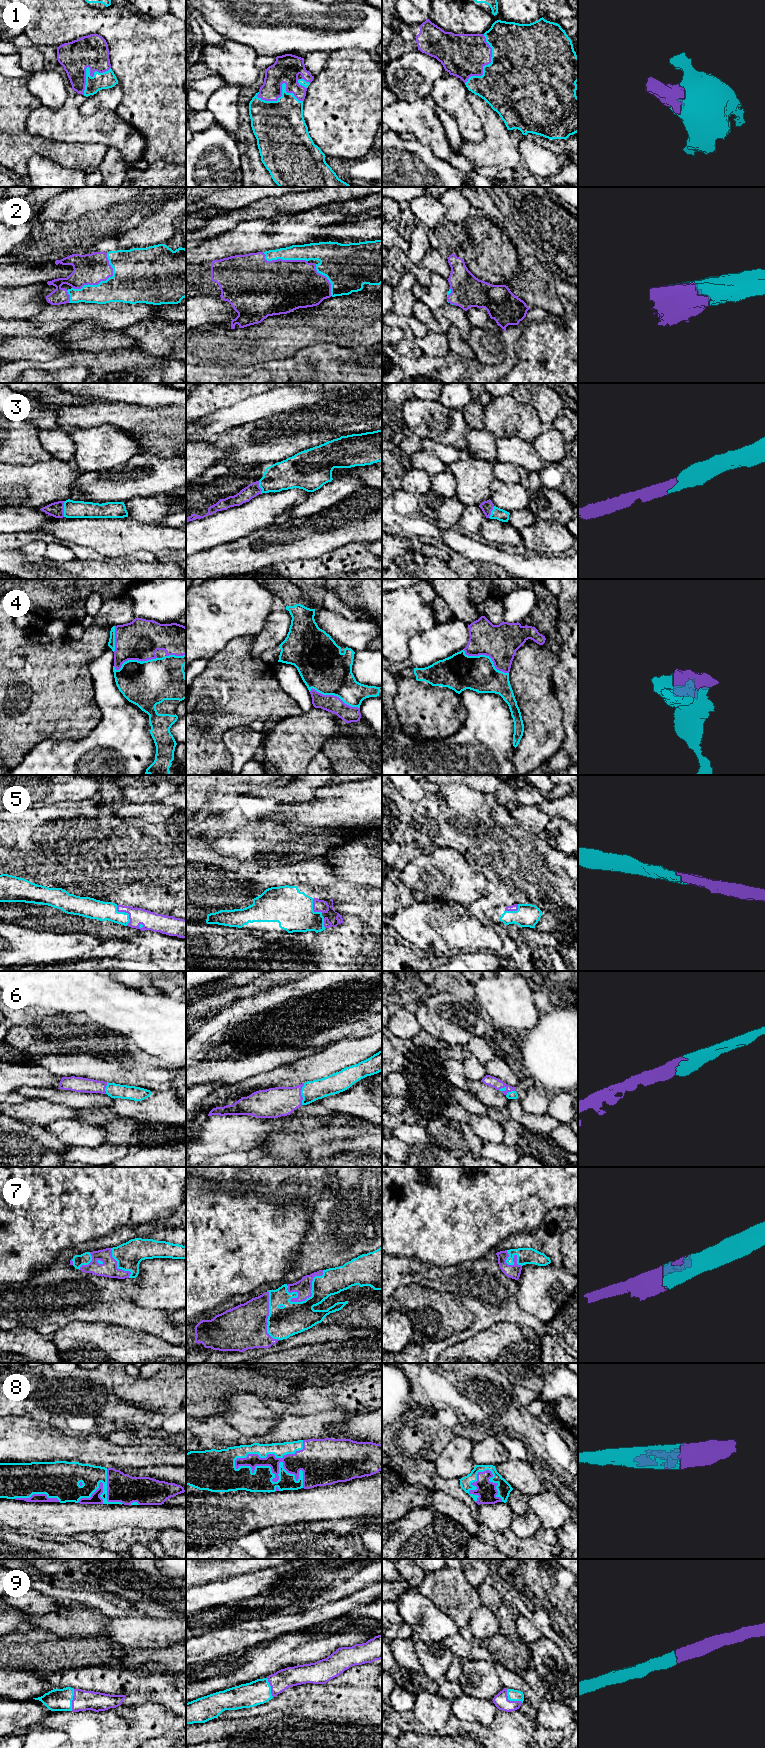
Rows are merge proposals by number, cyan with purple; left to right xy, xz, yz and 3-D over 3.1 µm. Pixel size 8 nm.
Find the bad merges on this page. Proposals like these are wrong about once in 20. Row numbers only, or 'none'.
none

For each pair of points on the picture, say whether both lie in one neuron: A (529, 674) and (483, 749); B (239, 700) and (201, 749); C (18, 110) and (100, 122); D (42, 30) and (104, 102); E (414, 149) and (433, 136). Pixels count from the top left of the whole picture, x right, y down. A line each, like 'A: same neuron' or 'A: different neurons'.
A: different neurons
B: same neuron
C: different neurons
D: different neurons
E: different neurons

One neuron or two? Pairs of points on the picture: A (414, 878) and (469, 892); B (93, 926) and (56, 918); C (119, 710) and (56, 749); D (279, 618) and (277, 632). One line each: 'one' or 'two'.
A: one
B: one
C: one
D: one

